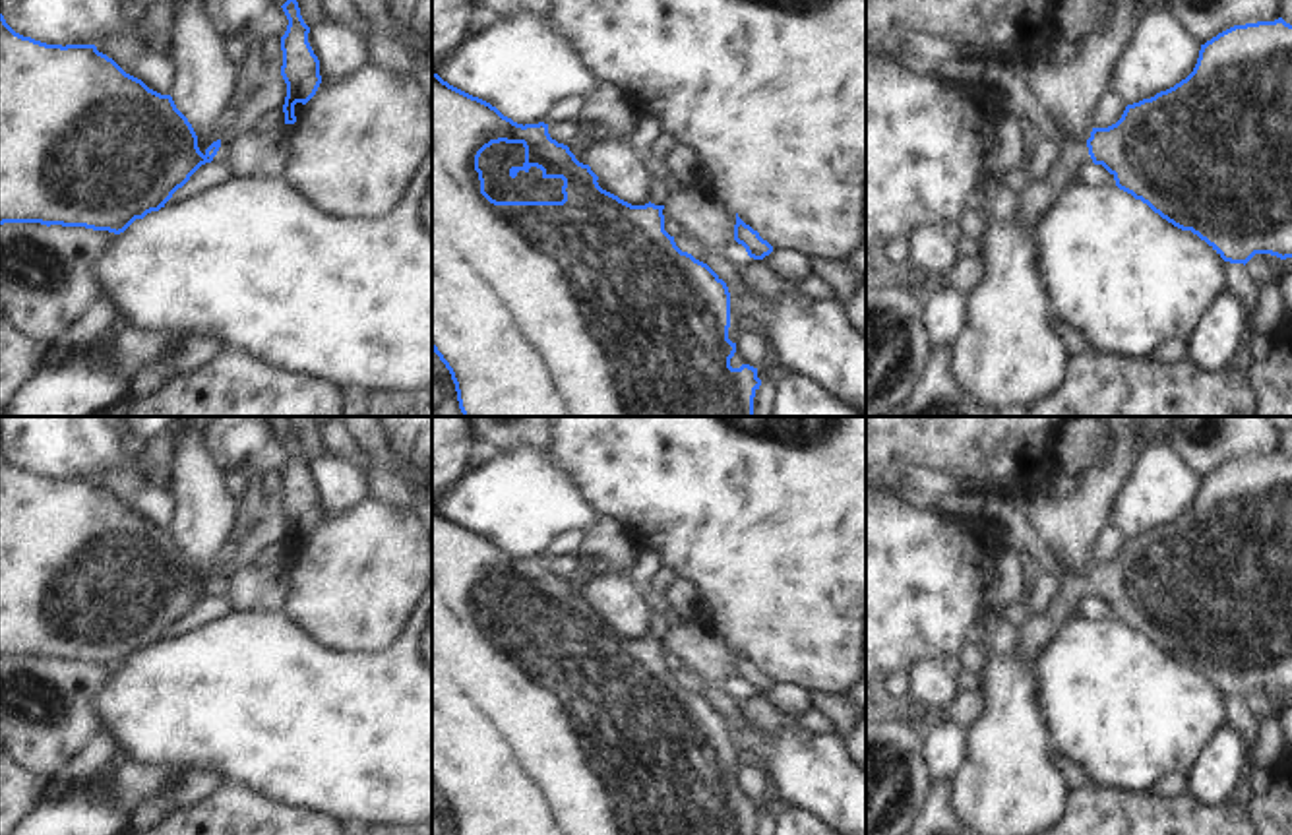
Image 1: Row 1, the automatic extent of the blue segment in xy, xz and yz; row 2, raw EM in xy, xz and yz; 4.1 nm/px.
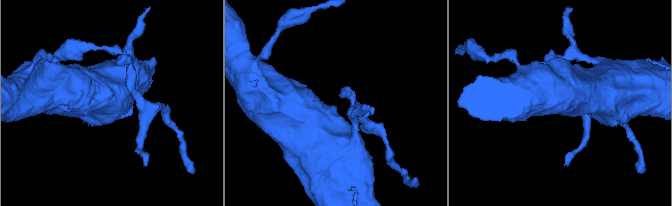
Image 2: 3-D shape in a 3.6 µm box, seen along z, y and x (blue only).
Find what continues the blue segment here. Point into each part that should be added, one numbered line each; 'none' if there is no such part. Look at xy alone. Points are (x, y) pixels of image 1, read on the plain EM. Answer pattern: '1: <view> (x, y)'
1: xy (223, 589)

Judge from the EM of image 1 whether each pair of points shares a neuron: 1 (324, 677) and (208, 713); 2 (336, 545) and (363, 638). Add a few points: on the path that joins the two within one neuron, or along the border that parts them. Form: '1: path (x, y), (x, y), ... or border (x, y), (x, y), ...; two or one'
1: path (295, 700), (237, 700); one
2: path (353, 568), (355, 597), (363, 615); one

